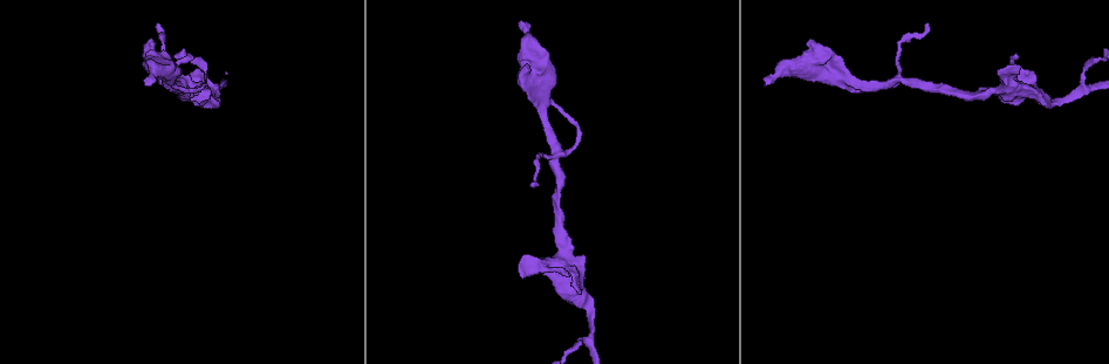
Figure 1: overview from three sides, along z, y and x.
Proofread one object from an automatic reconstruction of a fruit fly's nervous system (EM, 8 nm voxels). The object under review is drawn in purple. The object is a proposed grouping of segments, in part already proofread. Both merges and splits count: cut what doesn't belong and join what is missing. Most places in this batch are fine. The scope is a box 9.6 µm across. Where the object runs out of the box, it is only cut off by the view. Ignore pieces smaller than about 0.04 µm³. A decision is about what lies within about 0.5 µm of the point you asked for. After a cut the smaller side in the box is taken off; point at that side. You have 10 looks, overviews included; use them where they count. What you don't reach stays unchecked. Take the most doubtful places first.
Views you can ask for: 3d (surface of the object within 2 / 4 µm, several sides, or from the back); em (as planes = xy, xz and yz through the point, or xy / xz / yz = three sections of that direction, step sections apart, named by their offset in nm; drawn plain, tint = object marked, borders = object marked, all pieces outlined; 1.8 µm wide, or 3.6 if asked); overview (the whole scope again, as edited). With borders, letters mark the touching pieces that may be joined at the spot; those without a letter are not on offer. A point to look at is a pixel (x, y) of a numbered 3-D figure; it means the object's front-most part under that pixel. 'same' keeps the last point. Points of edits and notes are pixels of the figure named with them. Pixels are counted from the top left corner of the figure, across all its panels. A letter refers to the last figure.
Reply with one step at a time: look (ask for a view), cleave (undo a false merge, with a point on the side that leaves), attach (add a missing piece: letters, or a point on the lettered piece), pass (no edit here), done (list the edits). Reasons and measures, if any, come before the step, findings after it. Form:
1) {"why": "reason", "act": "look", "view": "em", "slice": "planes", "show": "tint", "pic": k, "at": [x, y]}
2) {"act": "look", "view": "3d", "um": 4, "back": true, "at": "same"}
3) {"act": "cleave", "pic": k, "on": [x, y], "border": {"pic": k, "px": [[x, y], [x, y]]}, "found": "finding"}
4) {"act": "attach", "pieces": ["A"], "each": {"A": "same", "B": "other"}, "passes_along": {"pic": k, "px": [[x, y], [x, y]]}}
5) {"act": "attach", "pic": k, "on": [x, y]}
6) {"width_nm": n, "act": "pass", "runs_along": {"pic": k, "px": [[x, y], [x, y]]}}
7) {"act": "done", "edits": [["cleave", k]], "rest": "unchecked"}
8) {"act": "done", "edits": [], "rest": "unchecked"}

{"why": "branch stops here", "act": "look", "view": "3d", "um": 4, "pic": 1, "at": [1018, 65]}

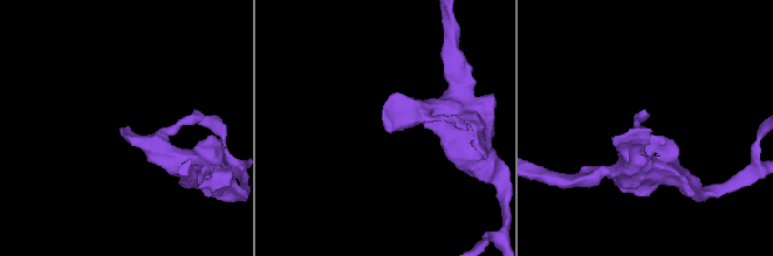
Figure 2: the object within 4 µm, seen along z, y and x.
{"act": "look", "view": "em", "slice": "planes", "show": "borders", "pic": 2, "at": [126, 128]}

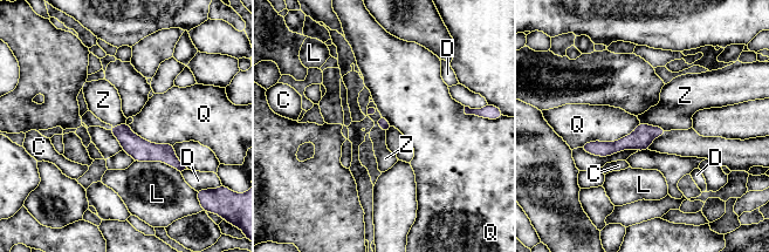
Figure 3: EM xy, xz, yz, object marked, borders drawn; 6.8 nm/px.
{"act": "pass", "each": {"C": "other", "D": "other", "L": "other", "Q": "other", "Z": "other"}, "border": {"pic": 3, "px": [[640, 122], [660, 126], [666, 130]]}, "found": "none of them fits"}

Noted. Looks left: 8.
{"why": "free end", "act": "look", "view": "em", "um": 3.6, "slice": "planes", "show": "borders", "pic": 1, "at": [525, 23]}

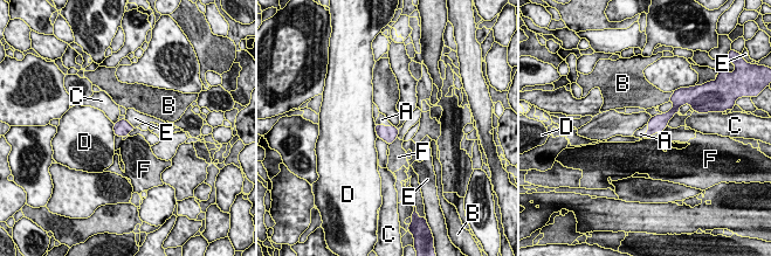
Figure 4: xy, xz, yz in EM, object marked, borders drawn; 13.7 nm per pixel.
{"width_nm": 220, "act": "attach", "pieces": ["A"], "each": {"A": "same", "B": "other", "C": "other", "D": "other", "E": "other", "F": "other"}, "passes_along": {"pic": 4, "px": [[389, 135], [384, 125], [381, 119]]}, "found": "the neuron continues"}

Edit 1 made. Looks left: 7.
{"why": "redraw", "act": "look", "view": "overview"}

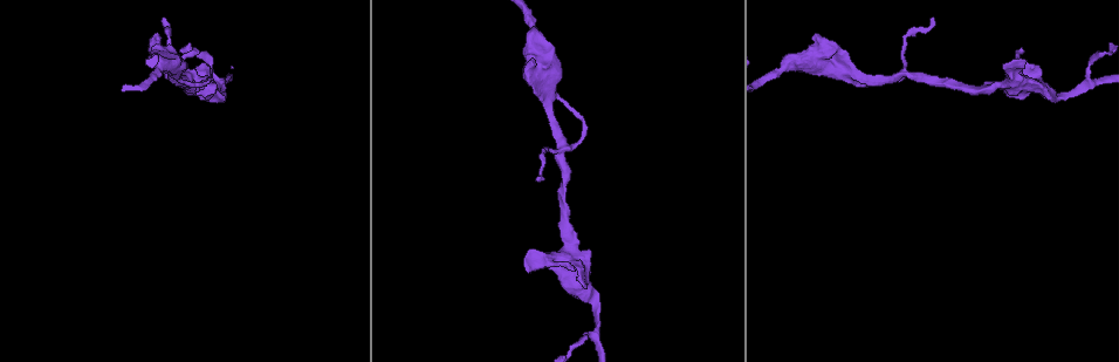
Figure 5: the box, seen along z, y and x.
{"why": "an open end", "act": "look", "view": "3d", "um": 2, "pic": 5, "at": [164, 18]}

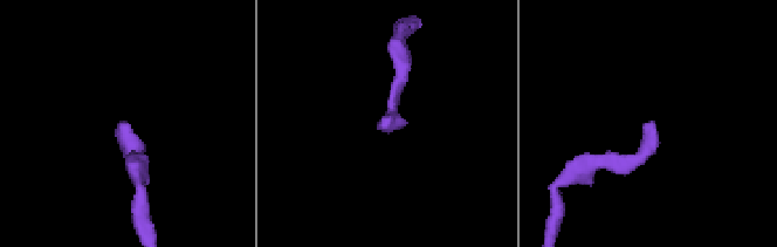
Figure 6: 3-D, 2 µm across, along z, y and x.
{"act": "look", "view": "em", "slice": "yz", "step": 16, "show": "tint", "pic": 6, "at": [118, 126]}

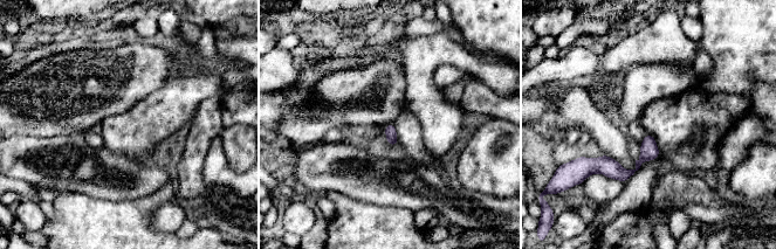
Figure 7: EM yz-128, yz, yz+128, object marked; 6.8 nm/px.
{"why": "cut it another way", "act": "look", "view": "em", "slice": "planes", "show": "borders", "at": "same"}

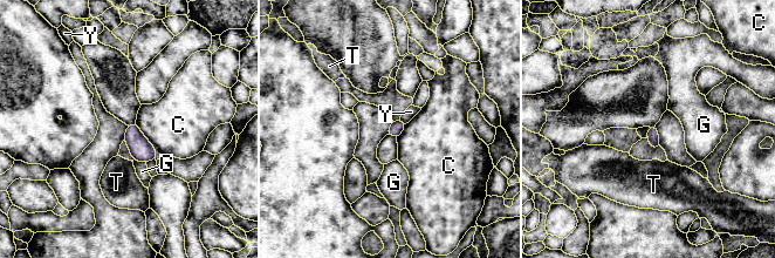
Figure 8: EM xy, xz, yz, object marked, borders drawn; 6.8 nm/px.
{"width_nm": 80, "act": "pass", "each": {"C": "other", "G": "other", "T": "other", "Y": "other"}, "found": "no lettered piece goes on from it"}

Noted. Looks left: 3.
{"why": "an open end", "act": "look", "view": "3d", "um": 2, "pic": 5, "at": [850, 60]}

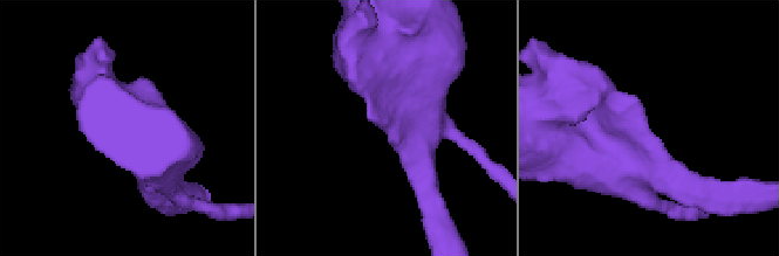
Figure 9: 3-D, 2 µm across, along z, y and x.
{"act": "look", "view": "em", "slice": "xz", "step": 8, "show": "borders", "pic": 9, "at": [387, 126]}

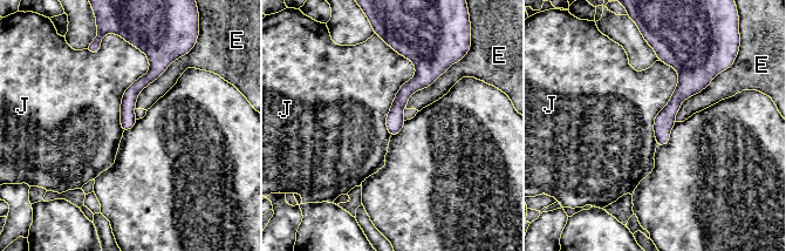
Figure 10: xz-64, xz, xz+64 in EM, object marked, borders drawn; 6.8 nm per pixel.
{"act": "look", "view": "em", "slice": "planes", "show": "borders", "at": "same"}

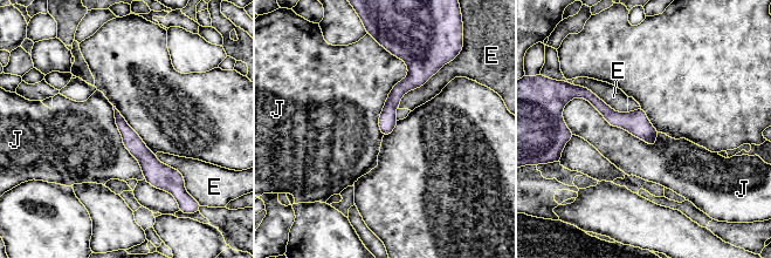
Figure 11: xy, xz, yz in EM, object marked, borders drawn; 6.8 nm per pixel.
{"longest_contact_nm": ["J", 650], "act": "pass", "each": {"E": "other", "J": "other"}, "border": {"pic": 11, "px": [[571, 99], [655, 146]]}, "found": "no lettered piece goes on from it"}

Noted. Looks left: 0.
{"act": "done", "edits": [["attach", 4]], "rest": "unchecked"}

